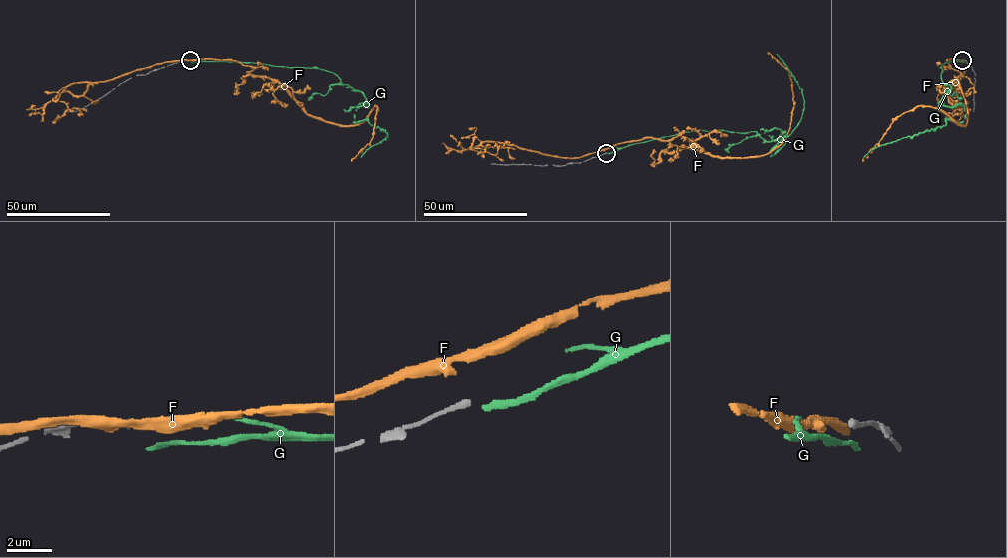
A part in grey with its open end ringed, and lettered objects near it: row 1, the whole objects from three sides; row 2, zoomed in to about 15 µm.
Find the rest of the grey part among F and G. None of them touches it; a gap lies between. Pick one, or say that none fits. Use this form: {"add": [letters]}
{"add": []}

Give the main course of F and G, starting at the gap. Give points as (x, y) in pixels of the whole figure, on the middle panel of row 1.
F: (605, 150), (652, 138), (666, 140), (668, 152), (772, 151), (793, 104), (789, 73), (768, 52)
G: (608, 153), (684, 132), (755, 131), (766, 141), (784, 132), (772, 156), (804, 108), (777, 54)

